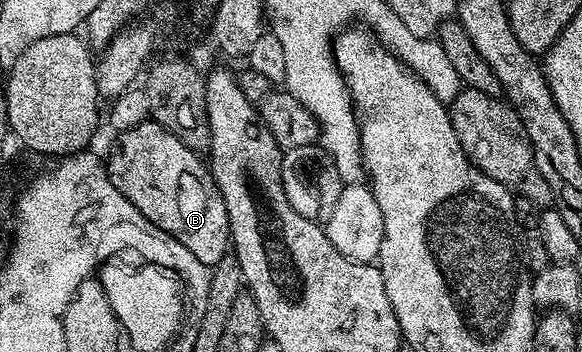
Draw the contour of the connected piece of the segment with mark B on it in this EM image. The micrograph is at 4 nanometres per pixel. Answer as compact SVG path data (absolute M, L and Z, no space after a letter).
M148 120L129 128L118 135L111 155L106 155L107 175L111 182L161 232L169 232L201 264L213 268L226 256L231 246L231 225L225 200L215 187L211 177L196 151L190 150L173 132L169 132L160 122Z

